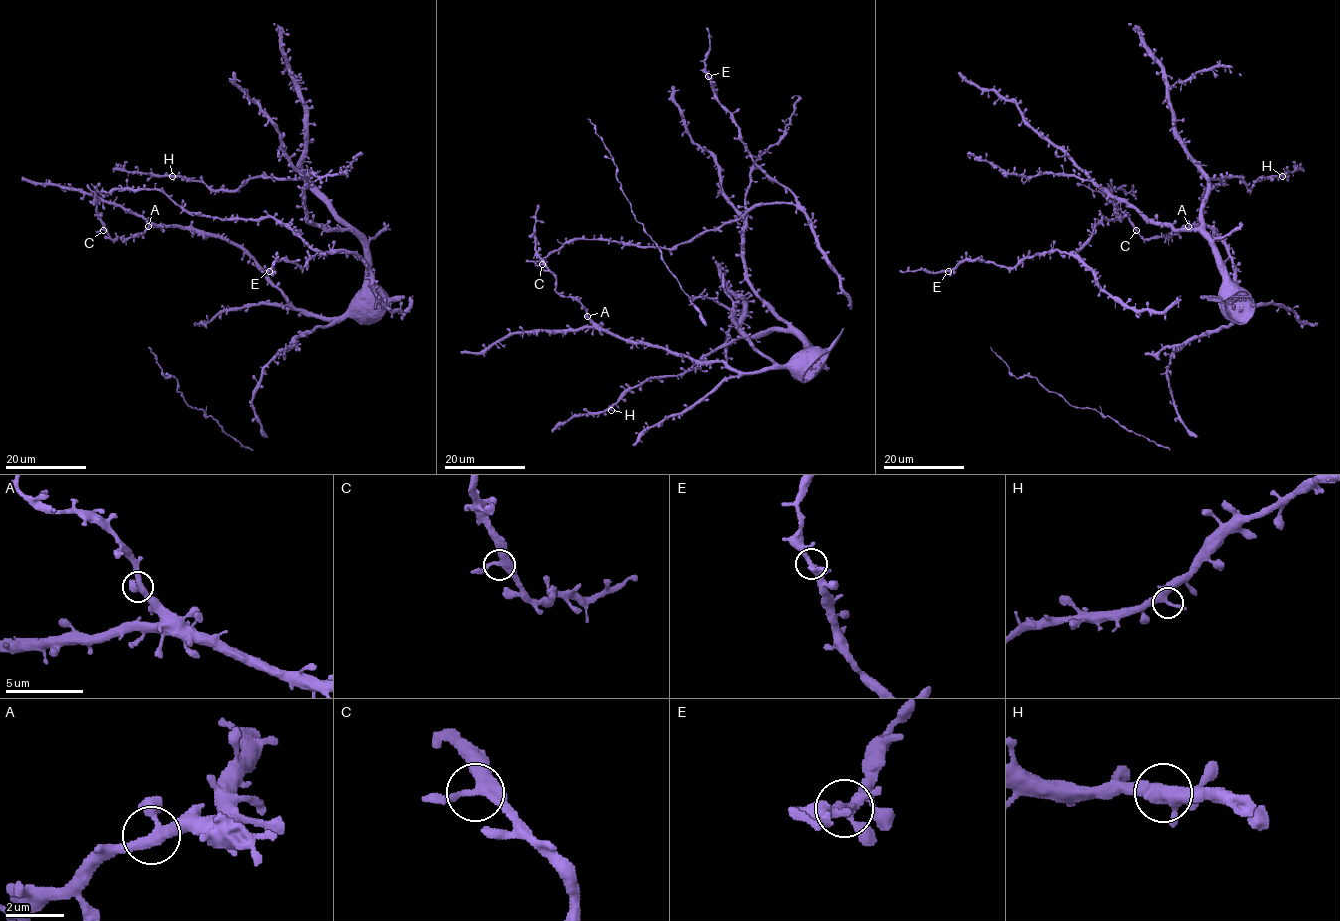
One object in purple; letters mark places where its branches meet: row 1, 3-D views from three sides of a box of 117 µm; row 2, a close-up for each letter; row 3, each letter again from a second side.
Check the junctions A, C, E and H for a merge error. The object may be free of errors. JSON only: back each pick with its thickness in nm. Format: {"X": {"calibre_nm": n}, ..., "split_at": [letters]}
{"split_at": []}

